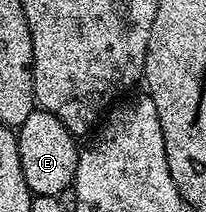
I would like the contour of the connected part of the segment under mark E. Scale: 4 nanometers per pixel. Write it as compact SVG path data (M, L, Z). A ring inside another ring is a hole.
M34 108L31 116L27 116L27 120L23 120L16 135L19 164L23 164L23 180L27 180L30 194L55 196L59 192L63 192L63 188L73 185L73 178L77 175L79 142L54 114Z

